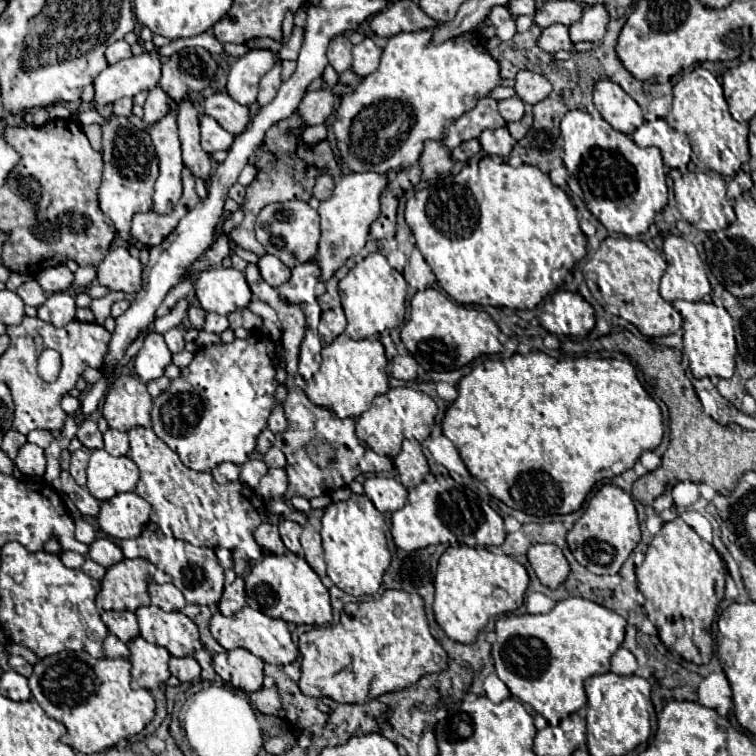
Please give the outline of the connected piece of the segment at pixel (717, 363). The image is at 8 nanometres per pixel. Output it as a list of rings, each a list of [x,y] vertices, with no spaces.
[[[674,301],[674,309],[684,319],[684,353],[690,359],[690,371],[696,379],[704,377],[730,377],[734,373],[734,357],[736,357],[735,329],[732,317],[724,307],[716,307],[714,303],[688,303]]]

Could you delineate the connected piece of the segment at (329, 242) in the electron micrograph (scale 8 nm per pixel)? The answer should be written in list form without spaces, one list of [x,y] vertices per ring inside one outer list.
[[[348,173],[344,175],[332,193],[330,199],[322,201],[318,207],[320,215],[320,243],[318,251],[314,255],[314,263],[320,267],[320,279],[328,281],[342,265],[346,259],[354,257],[360,253],[360,249],[366,245],[368,239],[368,229],[378,219],[380,211],[380,193],[386,187],[388,179],[386,175],[378,173]]]

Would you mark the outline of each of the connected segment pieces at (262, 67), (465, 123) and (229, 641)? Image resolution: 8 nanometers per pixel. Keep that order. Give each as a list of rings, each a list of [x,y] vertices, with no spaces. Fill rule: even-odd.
[[[268,49],[248,51],[230,67],[226,83],[228,95],[240,105],[254,105],[258,95],[258,81],[266,71],[270,71],[270,67],[274,67],[276,59],[278,55]]]
[[[482,97],[482,99],[478,99],[478,103],[472,111],[466,111],[460,119],[456,119],[450,125],[448,135],[442,141],[442,145],[446,149],[454,149],[460,143],[478,137],[484,129],[498,129],[504,125],[506,125],[506,121],[498,115],[496,101],[492,97]]]
[[[248,605],[242,607],[238,613],[234,613],[232,617],[224,617],[220,611],[216,611],[212,615],[210,621],[210,631],[212,637],[226,649],[238,649],[238,647],[246,647],[250,653],[254,653],[256,657],[260,657],[266,663],[274,663],[274,665],[286,665],[292,663],[298,655],[298,647],[294,645],[288,625],[282,619],[272,619],[260,611],[250,609]]]

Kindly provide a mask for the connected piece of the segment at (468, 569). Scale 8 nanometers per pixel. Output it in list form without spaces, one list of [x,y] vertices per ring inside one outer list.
[[[448,547],[434,577],[436,623],[452,641],[474,643],[490,617],[510,613],[522,605],[528,581],[528,571],[508,555],[494,555],[484,547]]]

